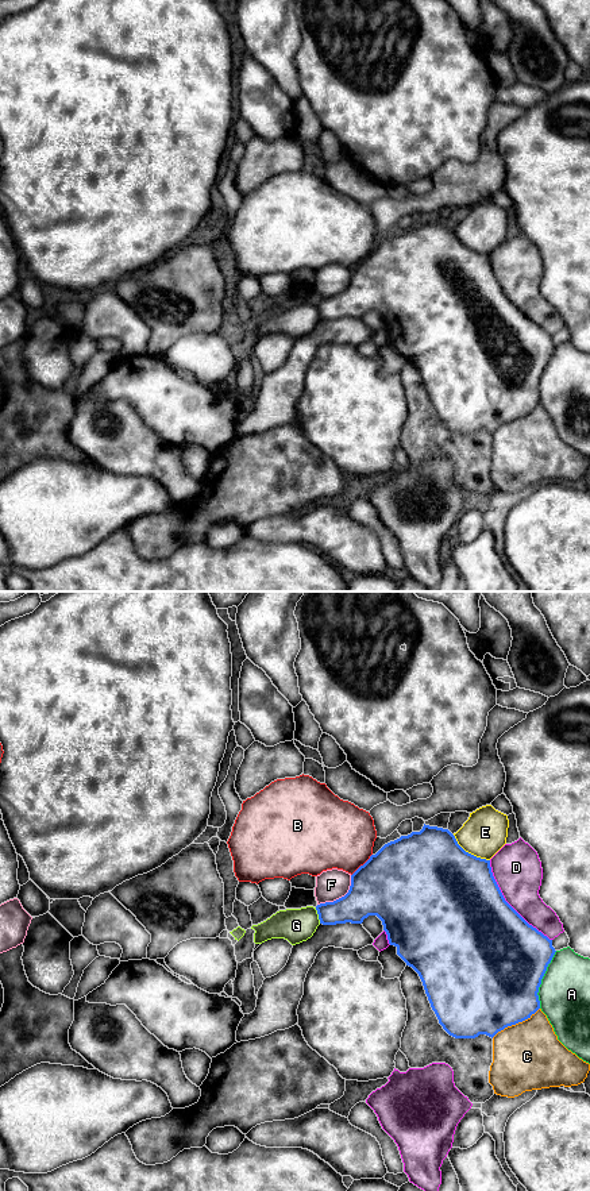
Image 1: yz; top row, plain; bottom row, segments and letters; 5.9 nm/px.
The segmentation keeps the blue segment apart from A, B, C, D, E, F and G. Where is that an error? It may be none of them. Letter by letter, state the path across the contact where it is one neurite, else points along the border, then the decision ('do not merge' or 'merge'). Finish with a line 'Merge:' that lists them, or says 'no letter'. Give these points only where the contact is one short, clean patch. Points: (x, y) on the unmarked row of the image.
A: do not merge
B: do not merge
C: do not merge
D: do not merge
E: do not merge
F: do not merge
G: along yz (315, 303), (320, 318) | do not merge
Merge: no letter

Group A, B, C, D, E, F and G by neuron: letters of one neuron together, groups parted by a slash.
A / B / C / D / E / F / G

